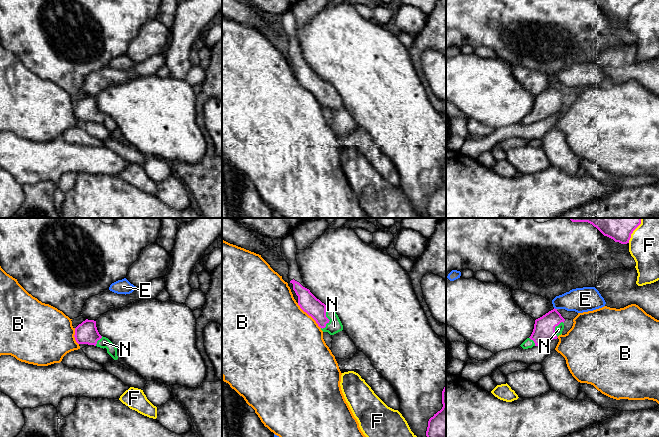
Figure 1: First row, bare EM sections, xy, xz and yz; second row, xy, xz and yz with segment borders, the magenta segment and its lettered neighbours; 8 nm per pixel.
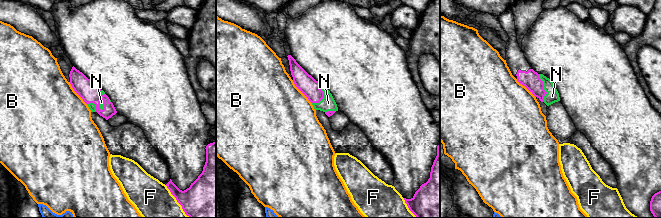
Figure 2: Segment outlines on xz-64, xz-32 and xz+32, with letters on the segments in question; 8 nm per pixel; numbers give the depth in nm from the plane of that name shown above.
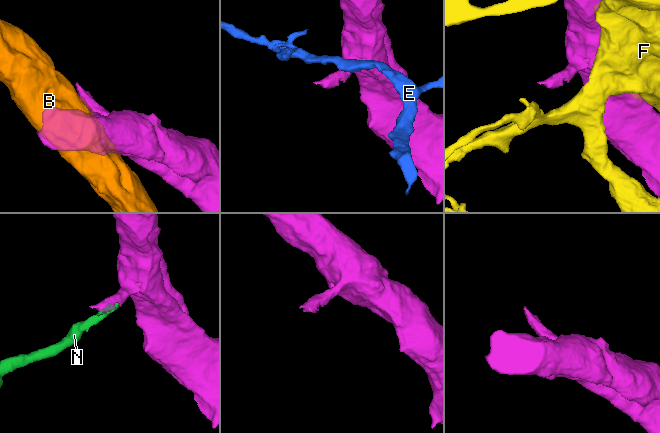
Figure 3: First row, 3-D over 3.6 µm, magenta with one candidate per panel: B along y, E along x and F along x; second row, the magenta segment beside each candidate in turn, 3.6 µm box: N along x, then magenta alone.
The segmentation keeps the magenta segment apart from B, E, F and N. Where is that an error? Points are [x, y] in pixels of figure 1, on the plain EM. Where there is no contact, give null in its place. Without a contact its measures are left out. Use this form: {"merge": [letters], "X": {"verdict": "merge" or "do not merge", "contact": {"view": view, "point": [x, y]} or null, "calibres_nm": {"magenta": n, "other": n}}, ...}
{"merge": ["N"], "B": {"verdict": "do not merge", "contact": {"view": "xz", "point": [309, 91]}, "calibres_nm": {"magenta": 150, "other": 500}}, "E": {"verdict": "do not merge", "contact": {"view": "yz", "point": [554, 84]}, "calibres_nm": {"magenta": 180, "other": 200}}, "F": {"verdict": "do not merge", "contact": {"view": "yz", "point": [632, 8]}, "calibres_nm": {"magenta": 150, "other": 240}}, "N": {"verdict": "merge", "contact": {"view": "xz", "point": [326, 93]}, "calibres_nm": {"magenta": 150, "other": 120}}}

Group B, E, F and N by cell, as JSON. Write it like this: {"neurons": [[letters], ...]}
{"neurons": [["B"], ["E"], ["F"], ["N"]]}

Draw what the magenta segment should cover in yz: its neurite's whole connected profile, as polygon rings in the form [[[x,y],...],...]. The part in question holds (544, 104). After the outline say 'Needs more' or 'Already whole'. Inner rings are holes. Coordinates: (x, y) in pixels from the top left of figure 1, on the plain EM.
[[[553,85],[535,96],[534,105],[529,114],[527,114],[520,122],[523,125],[538,122],[549,116],[557,115],[564,105],[565,95],[557,87]]]. Needs more

